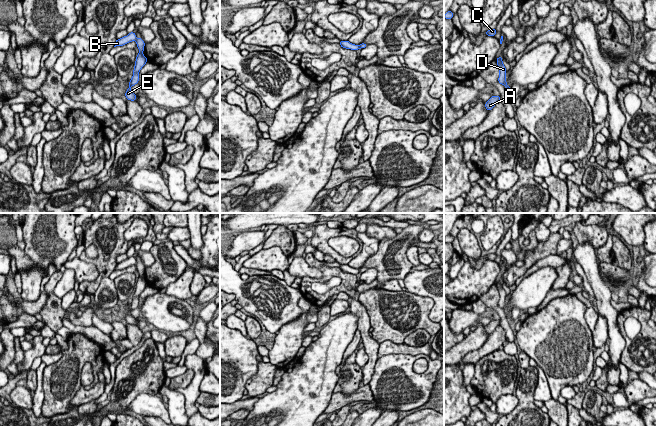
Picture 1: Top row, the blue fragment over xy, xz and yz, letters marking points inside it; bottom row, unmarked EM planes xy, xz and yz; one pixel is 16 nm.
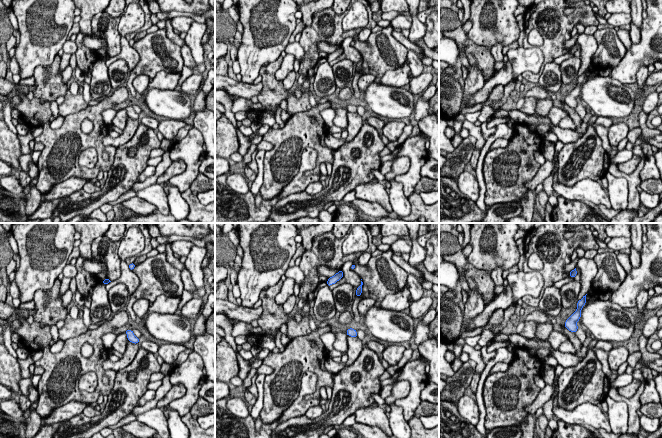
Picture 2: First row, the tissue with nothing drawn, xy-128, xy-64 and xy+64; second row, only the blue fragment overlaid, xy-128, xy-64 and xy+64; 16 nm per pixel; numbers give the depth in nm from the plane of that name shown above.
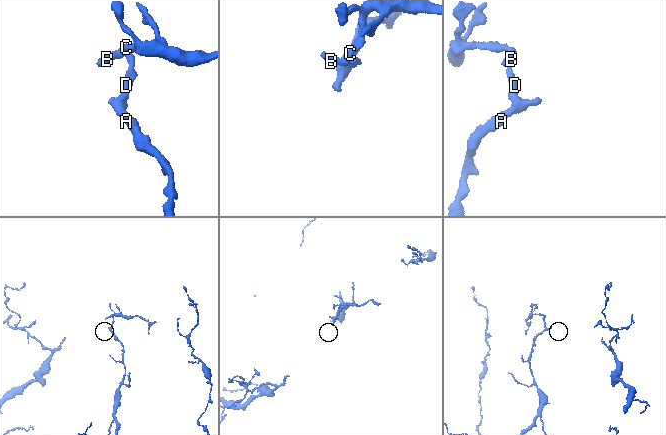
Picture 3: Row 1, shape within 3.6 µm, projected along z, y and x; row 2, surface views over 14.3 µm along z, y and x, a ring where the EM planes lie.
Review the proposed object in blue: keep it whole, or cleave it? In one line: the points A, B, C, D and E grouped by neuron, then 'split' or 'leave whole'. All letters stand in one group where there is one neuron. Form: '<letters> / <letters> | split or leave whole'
A D E / B C | split

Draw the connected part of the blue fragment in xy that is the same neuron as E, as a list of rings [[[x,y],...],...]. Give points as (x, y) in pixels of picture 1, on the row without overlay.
[[[137,262],[136,268],[139,273],[139,277],[136,280],[135,290],[134,290],[134,294],[133,294],[133,300],[128,309],[129,312],[126,314],[126,317],[125,317],[126,323],[131,324],[131,325],[135,325],[136,319],[135,319],[135,317],[133,317],[131,315],[130,312],[139,306],[139,296],[147,286],[146,280],[143,279],[145,267],[142,264],[142,262]]]

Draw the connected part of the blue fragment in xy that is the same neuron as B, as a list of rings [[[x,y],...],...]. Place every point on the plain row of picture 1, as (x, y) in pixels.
[[[131,256],[127,260],[122,261],[121,263],[117,263],[114,271],[123,270],[129,266],[136,265],[136,263],[136,258],[134,256]]]

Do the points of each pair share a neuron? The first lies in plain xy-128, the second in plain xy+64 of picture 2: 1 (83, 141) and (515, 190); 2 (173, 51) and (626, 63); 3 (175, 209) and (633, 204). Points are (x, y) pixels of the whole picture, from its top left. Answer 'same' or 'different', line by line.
1: same
2: different
3: different

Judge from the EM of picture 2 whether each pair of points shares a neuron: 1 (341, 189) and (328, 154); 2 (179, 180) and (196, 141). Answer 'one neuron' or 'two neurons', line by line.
1: two neurons
2: one neuron

